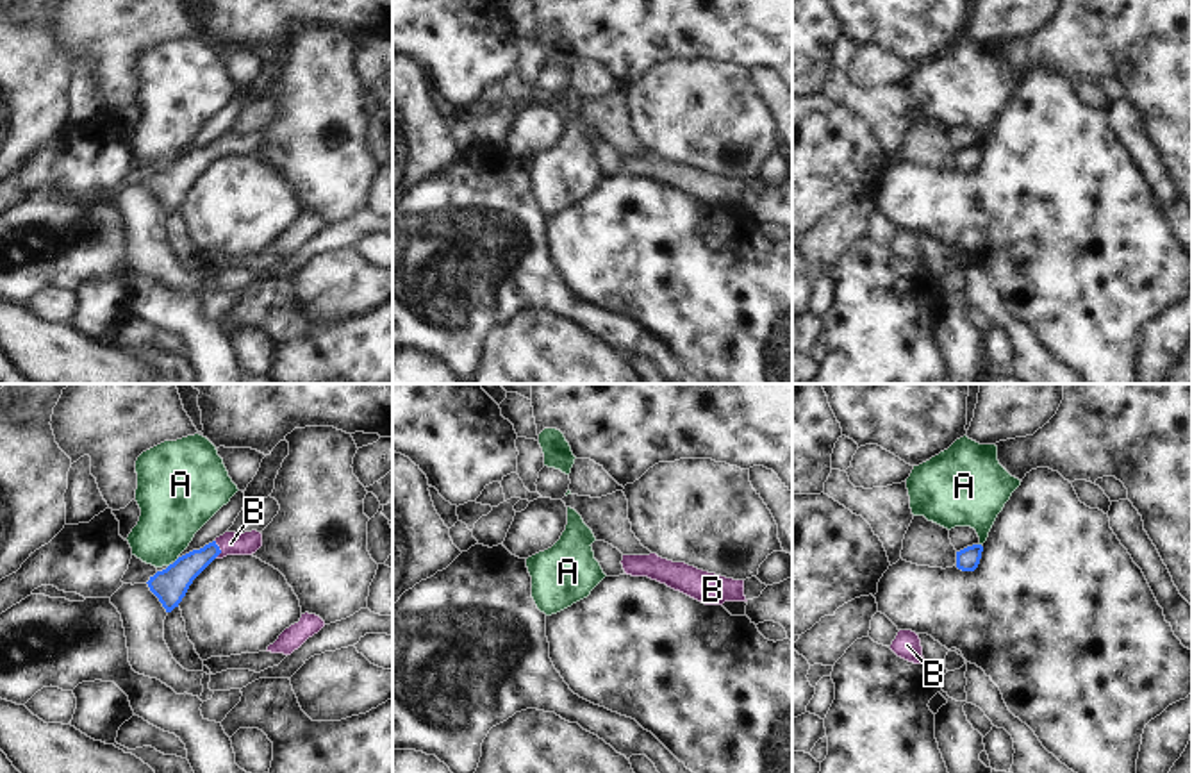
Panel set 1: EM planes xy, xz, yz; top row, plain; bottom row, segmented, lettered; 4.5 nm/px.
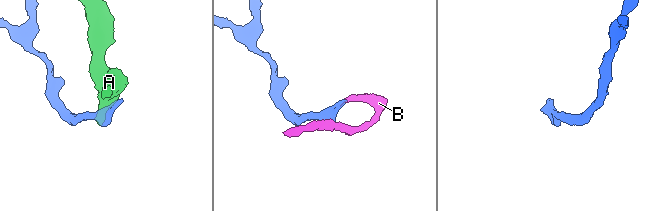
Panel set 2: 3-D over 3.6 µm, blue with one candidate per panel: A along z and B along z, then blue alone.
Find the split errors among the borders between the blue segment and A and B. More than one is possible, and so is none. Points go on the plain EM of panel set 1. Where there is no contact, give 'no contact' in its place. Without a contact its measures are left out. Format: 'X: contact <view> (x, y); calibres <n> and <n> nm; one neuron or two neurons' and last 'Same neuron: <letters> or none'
A: contact xy (175, 161); calibres 160 and 300 nm; two neurons
B: contact xy (218, 149); calibres 140 and 110 nm; one neuron
Same neuron: B

